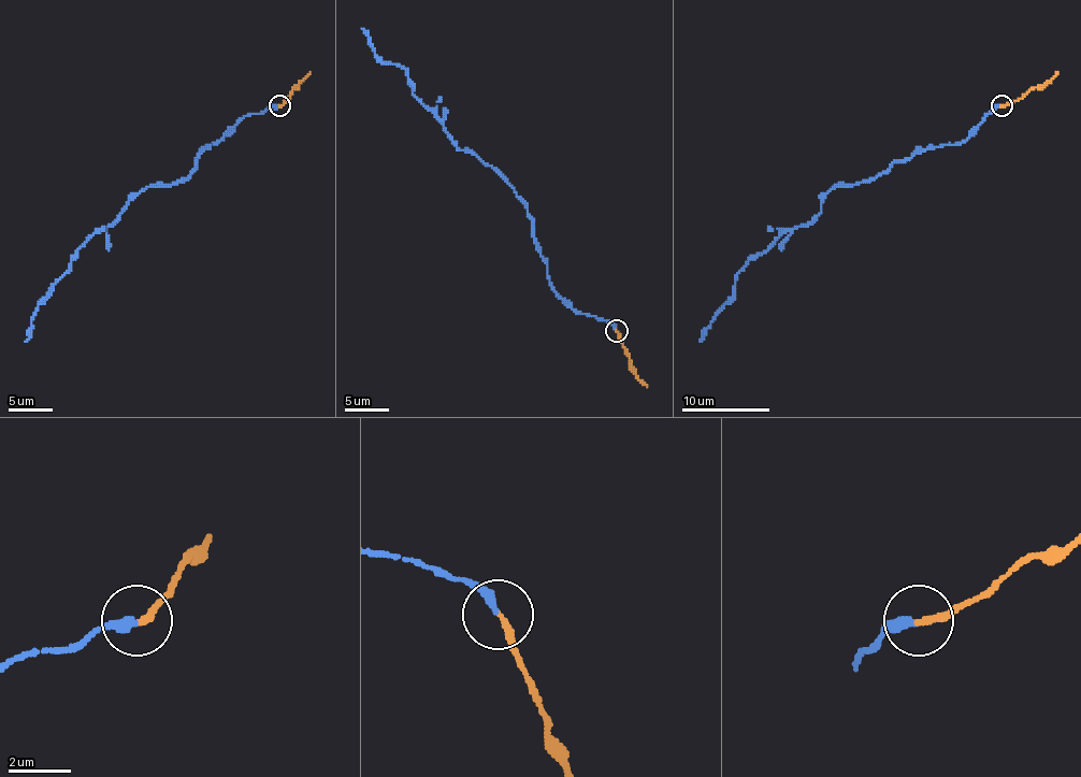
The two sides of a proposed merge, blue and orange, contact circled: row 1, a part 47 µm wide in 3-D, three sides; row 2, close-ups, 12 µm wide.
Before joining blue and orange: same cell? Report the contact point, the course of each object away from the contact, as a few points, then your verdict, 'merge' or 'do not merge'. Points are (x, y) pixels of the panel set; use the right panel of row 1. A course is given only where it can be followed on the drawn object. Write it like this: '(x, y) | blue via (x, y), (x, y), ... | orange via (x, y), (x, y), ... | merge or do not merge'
(1002, 105) | blue via (1000, 104), (961, 142), (834, 186), (810, 221), (788, 229), (737, 275), (735, 295), (700, 341) | orange via (1003, 104), (1022, 98), (1036, 87), (1042, 87), (1057, 72) | do not merge

